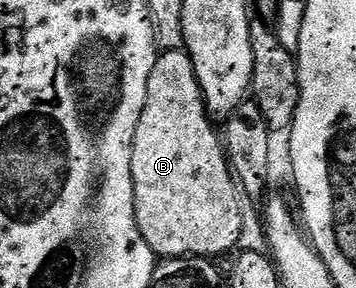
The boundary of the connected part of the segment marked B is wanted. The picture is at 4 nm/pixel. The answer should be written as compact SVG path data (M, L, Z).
M163 50L148 77L148 93L132 149L134 212L140 233L155 256L218 257L214 255L238 246L243 200L223 140L210 122L212 116L206 110L190 56L185 50Z

